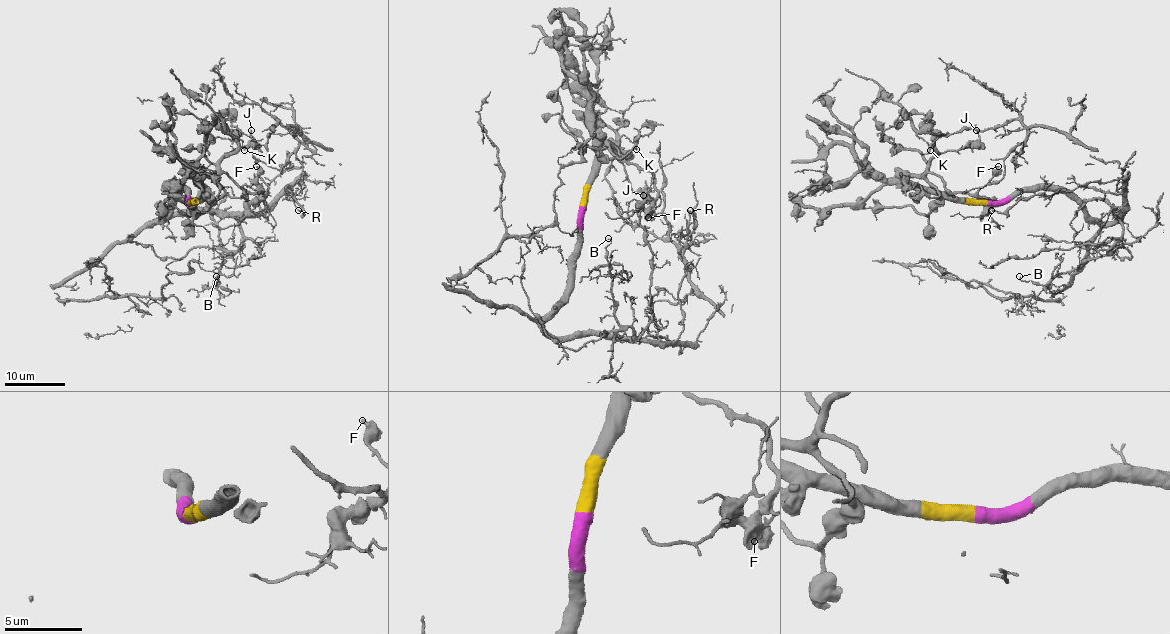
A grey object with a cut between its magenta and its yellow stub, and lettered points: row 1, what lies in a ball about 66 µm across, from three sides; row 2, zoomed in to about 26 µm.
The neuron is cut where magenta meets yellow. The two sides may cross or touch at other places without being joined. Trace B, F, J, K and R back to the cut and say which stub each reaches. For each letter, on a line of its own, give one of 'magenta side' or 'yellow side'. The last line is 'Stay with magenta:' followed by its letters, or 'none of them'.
B: magenta side
F: yellow side
J: yellow side
K: yellow side
R: magenta side
Stay with magenta: B, R

